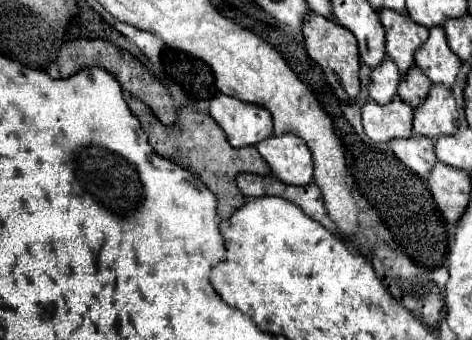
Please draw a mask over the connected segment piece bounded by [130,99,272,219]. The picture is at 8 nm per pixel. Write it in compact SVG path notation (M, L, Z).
M130 99L130 109L138 117L138 121L142 123L142 129L148 135L148 141L150 141L154 153L158 153L160 157L166 157L172 163L198 175L202 179L202 183L212 193L216 193L220 219L228 219L236 209L240 209L240 205L246 203L244 193L240 193L240 189L236 185L236 177L240 173L256 173L256 175L272 173L268 163L260 157L256 147L236 149L236 147L228 145L224 131L216 125L216 121L212 121L210 115L198 113L192 107L180 107L178 109L178 125L166 127L166 125L162 125L162 121L158 121L154 117L154 113L140 99Z

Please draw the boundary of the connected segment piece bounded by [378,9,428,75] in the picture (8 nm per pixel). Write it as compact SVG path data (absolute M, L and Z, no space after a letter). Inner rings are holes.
M380 9L378 15L386 31L386 53L398 65L400 73L406 75L414 65L416 49L424 43L424 37L428 37L428 29L416 25L404 13L392 13L392 9Z

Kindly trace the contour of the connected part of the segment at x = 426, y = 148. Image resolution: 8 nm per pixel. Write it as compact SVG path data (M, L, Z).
M406 137L406 139L396 139L390 143L394 155L408 165L416 175L426 177L432 169L432 165L438 161L434 153L434 141L430 137Z

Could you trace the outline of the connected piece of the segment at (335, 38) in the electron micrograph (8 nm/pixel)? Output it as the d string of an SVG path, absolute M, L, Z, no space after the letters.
M310 11L304 17L302 35L304 35L304 45L306 45L308 55L322 67L330 87L334 87L334 93L344 103L352 103L354 97L360 93L360 81L358 81L360 59L358 59L358 45L356 45L354 35L348 29L344 29L340 23L336 23L334 19L328 19L314 11Z

